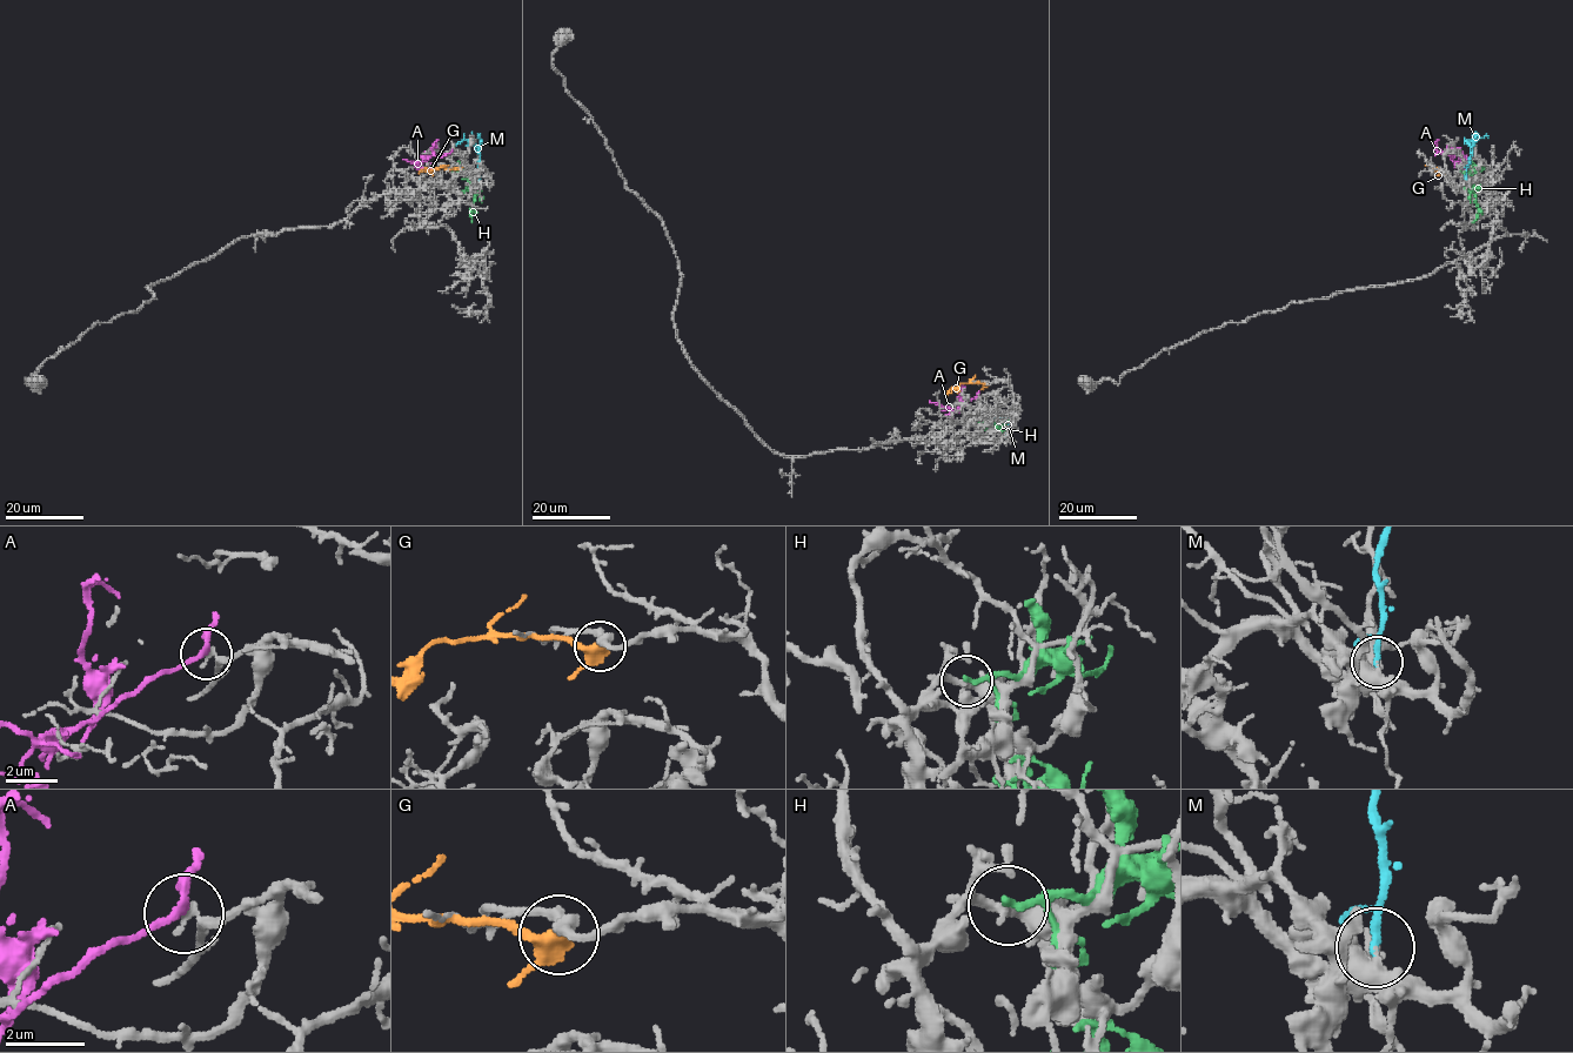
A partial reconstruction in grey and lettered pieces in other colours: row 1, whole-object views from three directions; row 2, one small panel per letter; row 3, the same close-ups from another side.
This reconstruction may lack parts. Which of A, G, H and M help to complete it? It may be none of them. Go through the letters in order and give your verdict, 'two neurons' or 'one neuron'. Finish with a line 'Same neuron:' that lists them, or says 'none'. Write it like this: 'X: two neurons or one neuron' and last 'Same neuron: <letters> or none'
A: two neurons
G: two neurons
H: two neurons
M: one neuron
Same neuron: M

